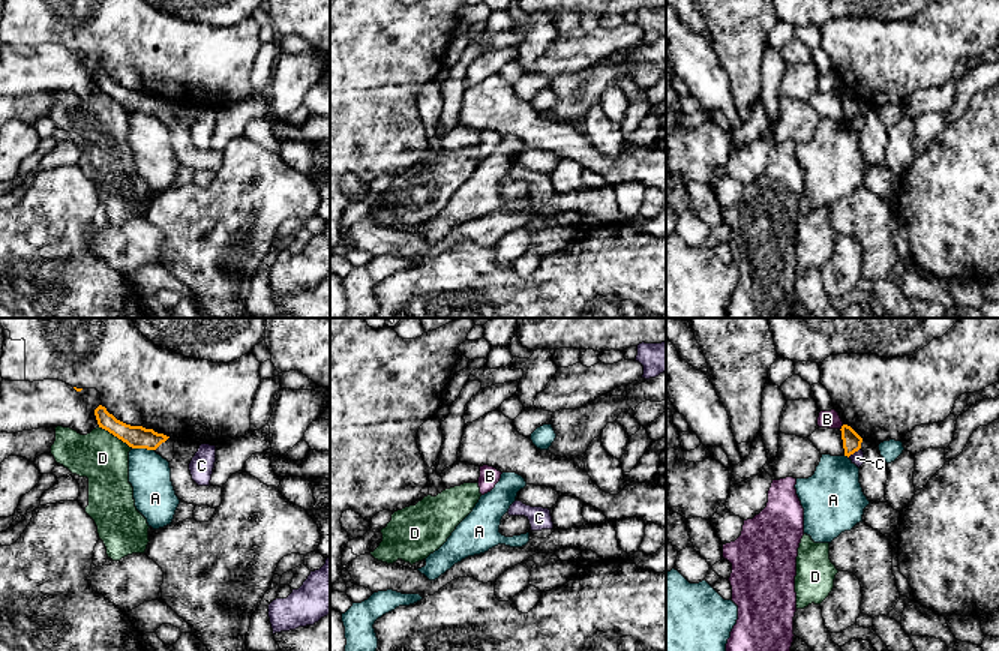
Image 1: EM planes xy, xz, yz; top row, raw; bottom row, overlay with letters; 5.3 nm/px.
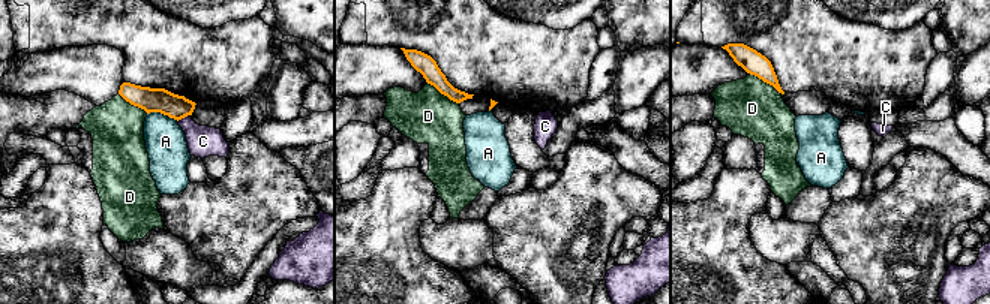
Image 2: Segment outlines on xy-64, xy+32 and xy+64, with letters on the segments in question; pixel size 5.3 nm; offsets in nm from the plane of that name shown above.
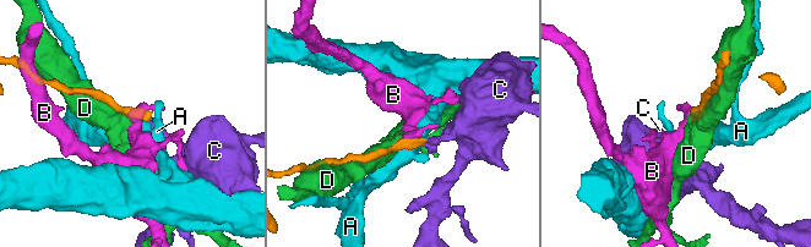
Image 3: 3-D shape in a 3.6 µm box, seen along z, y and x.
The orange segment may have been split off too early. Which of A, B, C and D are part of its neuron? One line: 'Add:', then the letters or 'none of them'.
Add: none of them

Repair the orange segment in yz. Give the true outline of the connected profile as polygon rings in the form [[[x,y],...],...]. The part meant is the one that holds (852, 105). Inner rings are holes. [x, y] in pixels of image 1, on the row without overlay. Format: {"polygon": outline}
{"polygon": [[[848,88],[842,90],[844,120],[850,120],[861,112],[862,102]]]}

